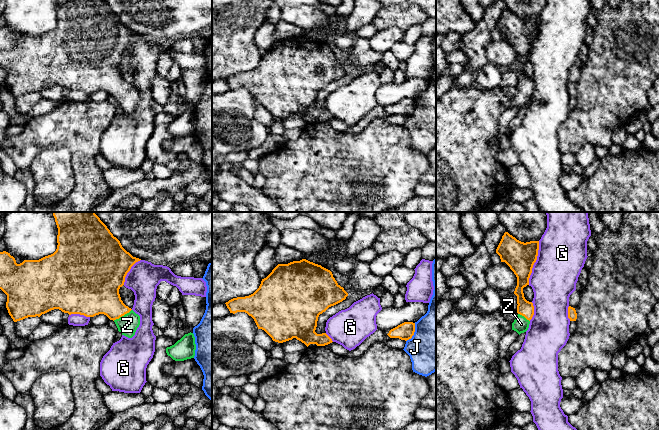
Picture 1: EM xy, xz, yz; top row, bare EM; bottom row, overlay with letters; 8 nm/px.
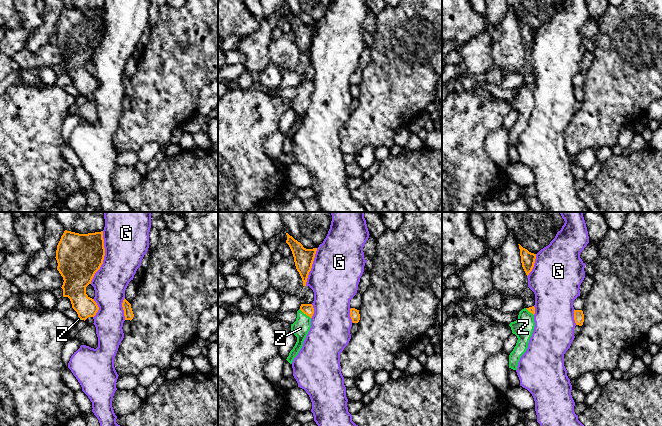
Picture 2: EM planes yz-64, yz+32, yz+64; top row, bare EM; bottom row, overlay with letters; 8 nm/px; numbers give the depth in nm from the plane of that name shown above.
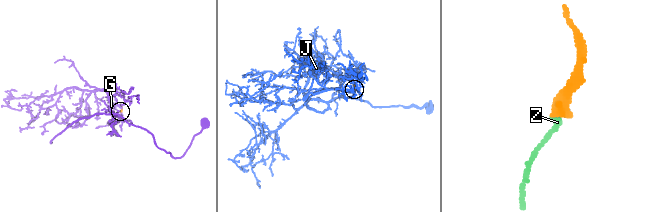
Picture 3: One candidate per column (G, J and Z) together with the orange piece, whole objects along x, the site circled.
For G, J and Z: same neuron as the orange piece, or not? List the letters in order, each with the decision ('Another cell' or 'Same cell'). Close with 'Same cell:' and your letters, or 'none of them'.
G: Another cell
J: Another cell
Z: Same cell
Same cell: Z

